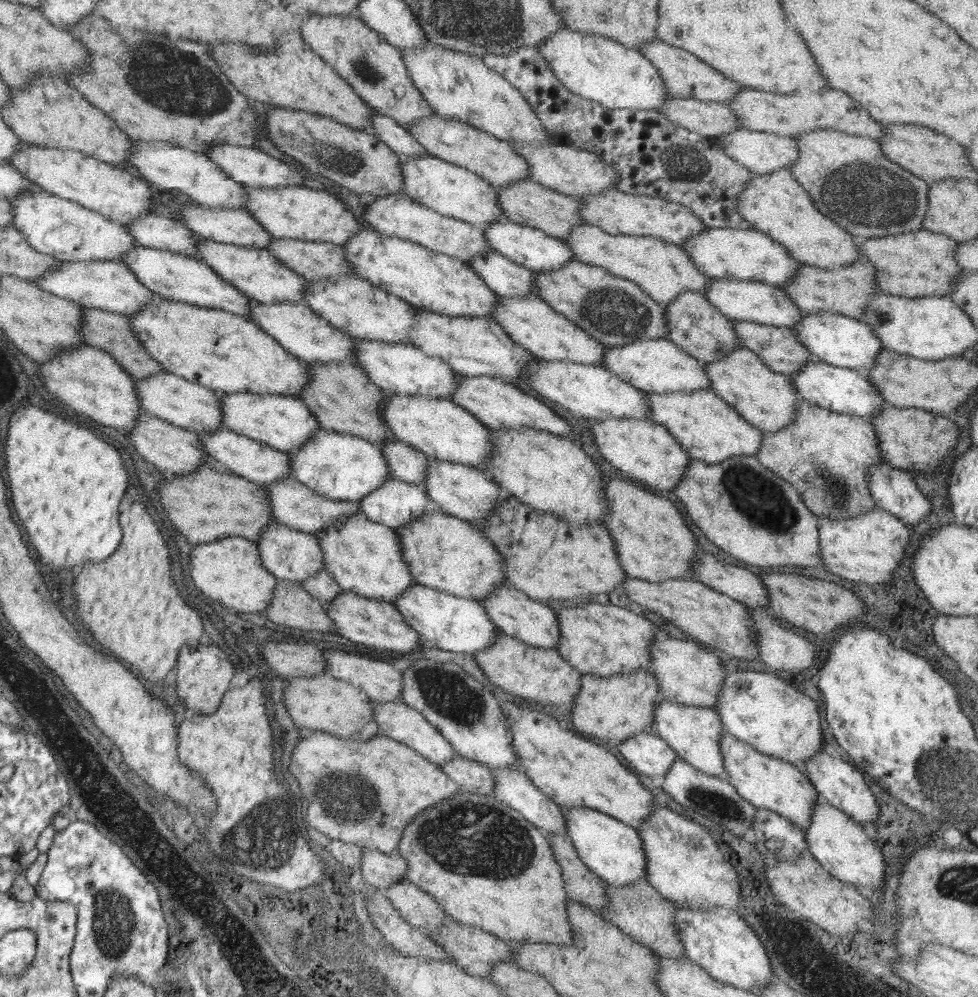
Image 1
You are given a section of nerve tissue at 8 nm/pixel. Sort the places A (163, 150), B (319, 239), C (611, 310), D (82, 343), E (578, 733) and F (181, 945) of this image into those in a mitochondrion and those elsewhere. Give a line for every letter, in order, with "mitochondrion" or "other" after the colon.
A: other
B: other
C: mitochondrion
D: other
E: other
F: other

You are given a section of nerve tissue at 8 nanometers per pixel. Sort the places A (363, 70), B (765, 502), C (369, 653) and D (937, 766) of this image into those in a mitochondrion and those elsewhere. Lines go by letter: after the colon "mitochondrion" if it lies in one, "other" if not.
A: mitochondrion
B: mitochondrion
C: other
D: mitochondrion

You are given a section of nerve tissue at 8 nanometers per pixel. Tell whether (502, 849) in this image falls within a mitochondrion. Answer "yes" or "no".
yes

